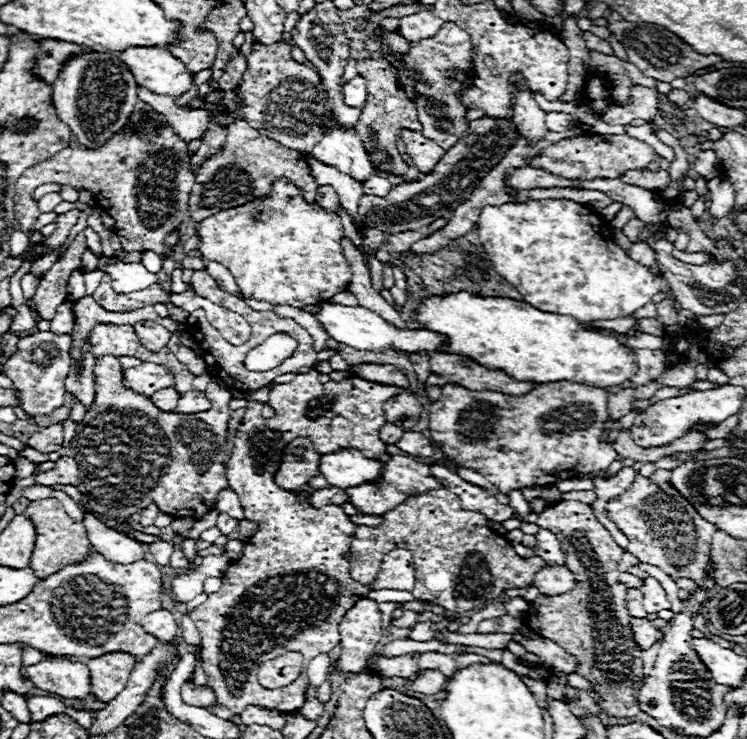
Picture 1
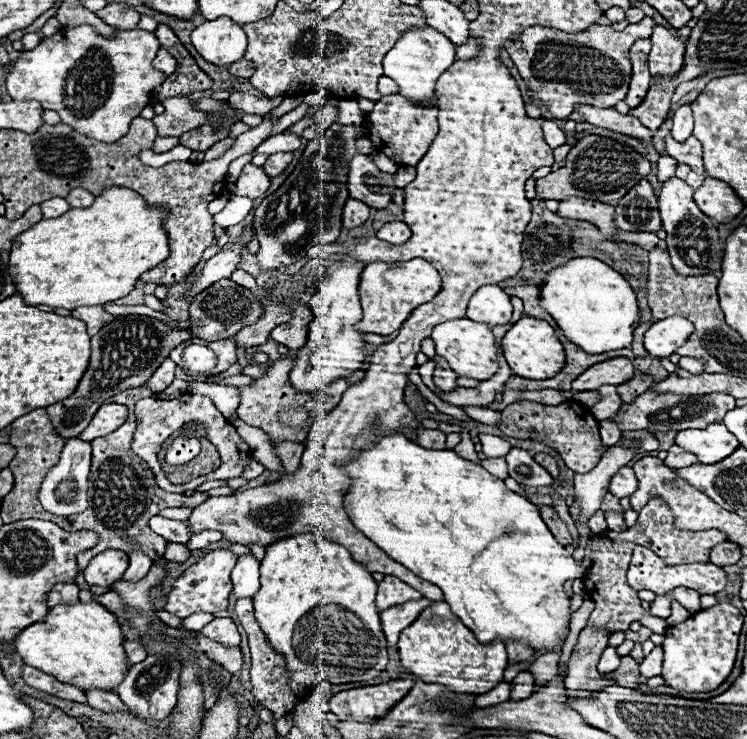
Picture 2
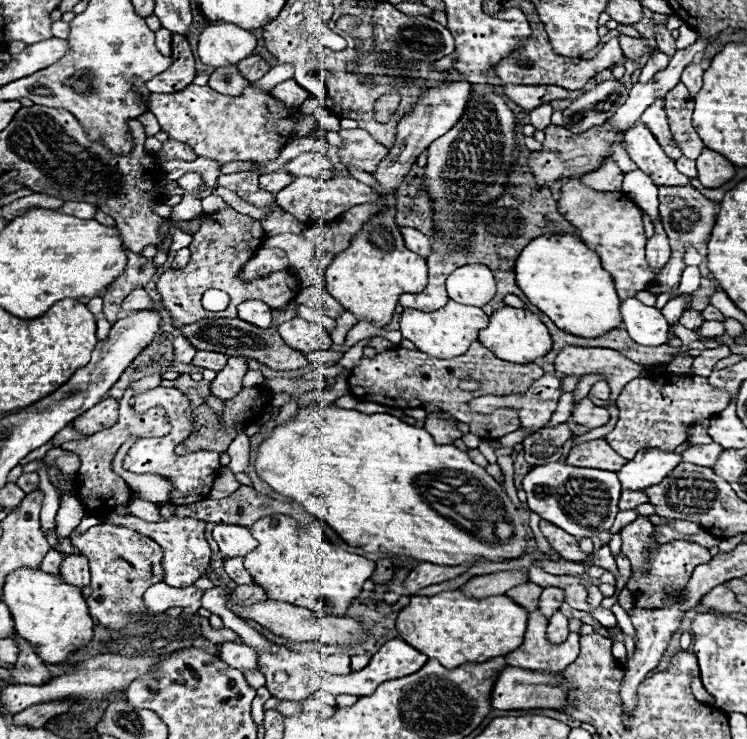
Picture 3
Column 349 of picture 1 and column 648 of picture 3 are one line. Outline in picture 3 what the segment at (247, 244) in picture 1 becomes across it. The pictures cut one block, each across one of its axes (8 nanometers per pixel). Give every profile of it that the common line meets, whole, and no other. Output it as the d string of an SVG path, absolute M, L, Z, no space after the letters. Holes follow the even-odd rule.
M572 178L560 190L558 210L572 226L578 228L580 240L600 254L602 268L614 278L620 300L632 298L646 290L648 282L654 280L654 272L650 270L644 254L646 234L640 208L628 196L622 192L598 192L584 186L580 178Z

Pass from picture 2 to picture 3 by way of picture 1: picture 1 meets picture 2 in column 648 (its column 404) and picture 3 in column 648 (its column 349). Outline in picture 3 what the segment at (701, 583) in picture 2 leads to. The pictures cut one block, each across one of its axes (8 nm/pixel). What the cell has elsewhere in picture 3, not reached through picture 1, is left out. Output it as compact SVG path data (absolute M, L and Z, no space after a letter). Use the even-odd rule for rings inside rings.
M670 376L658 380L636 378L624 386L616 406L620 416L606 440L620 456L630 460L644 448L676 450L688 440L688 428L696 424L696 420L708 420L728 406L728 394L714 390L708 380L700 376ZM638 516L634 522L630 522L620 530L620 536L622 536L622 554L632 564L632 576L626 588L636 596L634 608L652 610L652 608L666 608L668 604L674 604L680 598L684 584L688 584L692 570L698 564L704 564L712 558L708 548L686 540L672 540L660 544L656 550L650 550L650 542L654 538L654 524L648 520L648 516Z

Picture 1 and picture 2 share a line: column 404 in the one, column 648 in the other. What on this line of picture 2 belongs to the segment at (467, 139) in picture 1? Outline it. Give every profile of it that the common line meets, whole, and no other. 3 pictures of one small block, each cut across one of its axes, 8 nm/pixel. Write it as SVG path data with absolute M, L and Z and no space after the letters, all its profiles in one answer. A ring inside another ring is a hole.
M640 180L630 192L620 198L614 212L616 226L630 232L658 232L662 230L662 220L658 214L658 202L652 186Z

